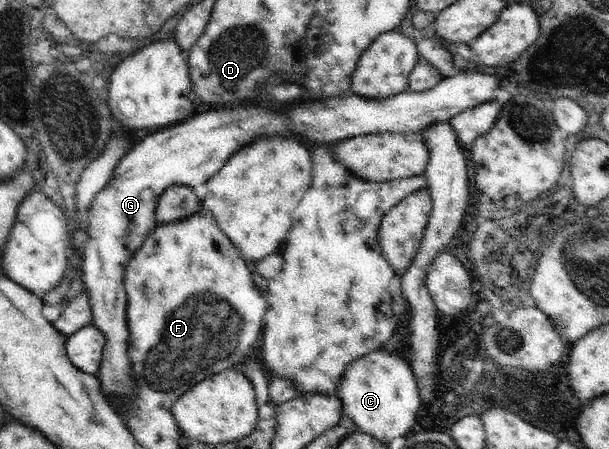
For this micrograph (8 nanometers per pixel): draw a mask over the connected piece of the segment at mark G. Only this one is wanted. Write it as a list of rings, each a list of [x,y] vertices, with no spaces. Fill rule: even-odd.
[[[465,70],[464,72],[455,73],[453,76],[448,78],[443,78],[434,88],[430,90],[425,90],[424,92],[414,92],[414,91],[404,91],[400,92],[396,96],[392,96],[392,98],[386,98],[386,100],[368,100],[368,98],[362,98],[361,96],[356,96],[356,94],[352,94],[352,96],[348,96],[348,98],[336,98],[336,100],[322,100],[322,102],[316,102],[316,104],[312,104],[312,102],[306,102],[306,104],[302,104],[302,106],[296,106],[296,108],[290,108],[288,112],[268,112],[266,108],[234,108],[234,110],[200,110],[202,114],[198,114],[198,110],[196,112],[192,112],[192,118],[190,120],[186,120],[186,122],[180,122],[180,124],[176,124],[176,126],[172,126],[172,128],[166,128],[166,130],[160,130],[160,132],[156,132],[156,134],[150,134],[150,136],[146,136],[144,140],[140,140],[118,164],[116,164],[116,168],[114,168],[114,174],[112,174],[112,178],[108,180],[108,184],[96,194],[96,200],[92,200],[92,206],[90,206],[90,212],[88,212],[88,220],[90,220],[90,224],[88,224],[88,240],[86,241],[86,248],[82,249],[82,261],[80,262],[80,278],[84,281],[86,294],[89,294],[90,297],[90,308],[92,311],[92,326],[96,326],[98,330],[101,330],[106,336],[106,344],[104,347],[104,358],[102,358],[102,368],[100,368],[100,380],[102,380],[102,390],[106,392],[106,394],[112,394],[112,392],[116,392],[118,396],[120,394],[124,394],[124,392],[132,392],[132,376],[130,376],[130,368],[128,368],[128,356],[126,356],[126,348],[128,348],[128,338],[130,338],[130,332],[128,330],[128,320],[126,318],[127,315],[127,292],[124,286],[124,274],[126,272],[127,264],[130,262],[130,258],[138,252],[138,248],[142,246],[142,242],[144,242],[144,238],[156,228],[156,204],[158,204],[158,198],[168,190],[168,188],[172,186],[180,186],[180,184],[184,184],[184,186],[192,187],[193,189],[201,190],[204,187],[205,182],[210,180],[210,176],[214,176],[216,172],[226,164],[226,160],[232,156],[232,152],[236,152],[236,148],[242,148],[244,144],[248,144],[248,140],[256,140],[256,136],[272,136],[272,134],[280,134],[280,136],[290,136],[290,134],[294,134],[294,136],[304,136],[304,138],[308,138],[310,142],[318,142],[318,144],[336,144],[336,142],[342,142],[342,138],[354,138],[362,135],[371,135],[371,134],[386,134],[386,133],[400,133],[400,134],[414,134],[420,133],[422,130],[428,128],[428,126],[432,126],[432,124],[436,124],[436,122],[449,122],[451,118],[454,118],[456,115],[464,112],[465,110],[476,108],[481,104],[486,104],[486,102],[492,102],[496,98],[496,90],[500,89],[498,86],[498,78],[494,75],[486,74],[482,71],[469,72]]]

